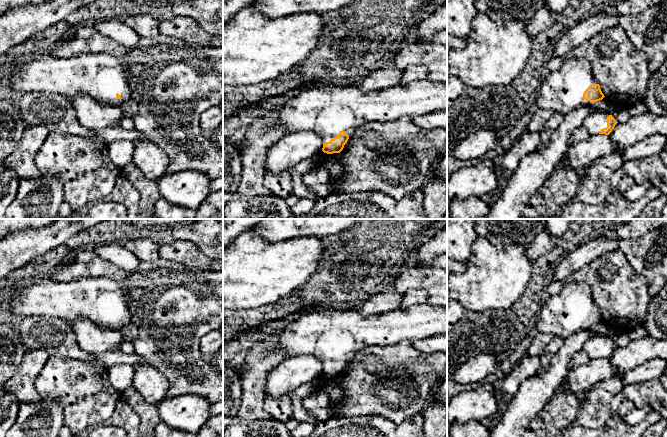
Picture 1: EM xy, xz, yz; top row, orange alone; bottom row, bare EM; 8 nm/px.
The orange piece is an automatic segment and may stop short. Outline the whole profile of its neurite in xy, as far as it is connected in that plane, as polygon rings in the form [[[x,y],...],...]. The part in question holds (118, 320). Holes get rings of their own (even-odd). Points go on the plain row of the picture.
[[[85,277],[73,282],[42,279],[23,287],[15,285],[8,300],[12,314],[23,317],[56,317],[66,322],[85,318],[103,329],[116,331],[132,324],[124,292],[115,281],[106,277]]]

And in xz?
[[[428,303],[413,305],[406,309],[395,309],[382,314],[365,316],[358,310],[338,310],[329,308],[326,310],[310,310],[300,319],[290,322],[280,334],[276,350],[285,353],[287,358],[300,355],[311,355],[323,364],[322,375],[327,378],[340,377],[348,363],[356,354],[372,346],[391,346],[401,341],[420,341],[433,336],[447,336],[447,306],[434,306]]]

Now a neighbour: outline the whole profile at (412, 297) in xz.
[[[411,289],[403,294],[401,301],[401,309],[409,308],[413,305],[421,305],[427,303],[428,294],[421,289]]]

